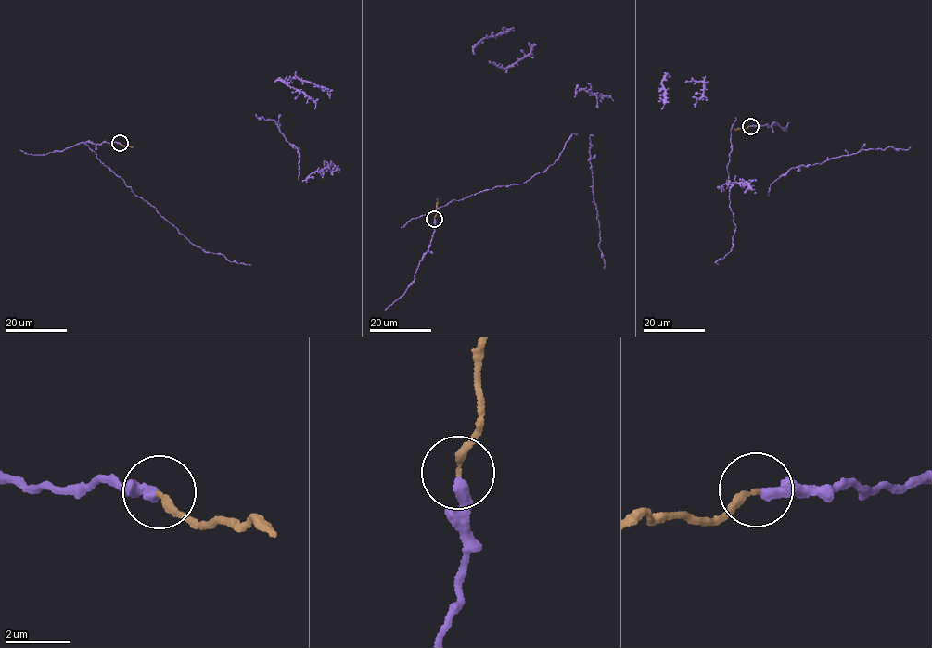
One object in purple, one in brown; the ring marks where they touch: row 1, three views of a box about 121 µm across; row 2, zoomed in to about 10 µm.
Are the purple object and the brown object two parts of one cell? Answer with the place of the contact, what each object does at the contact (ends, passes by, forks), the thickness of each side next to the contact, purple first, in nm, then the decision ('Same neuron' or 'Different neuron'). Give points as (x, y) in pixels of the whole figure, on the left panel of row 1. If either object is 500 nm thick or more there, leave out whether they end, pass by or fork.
Place: (120, 143). At the ring purple ends. At the ring brown ends. Thickness 360 nm (purple) against 240 nm. Same neuron

